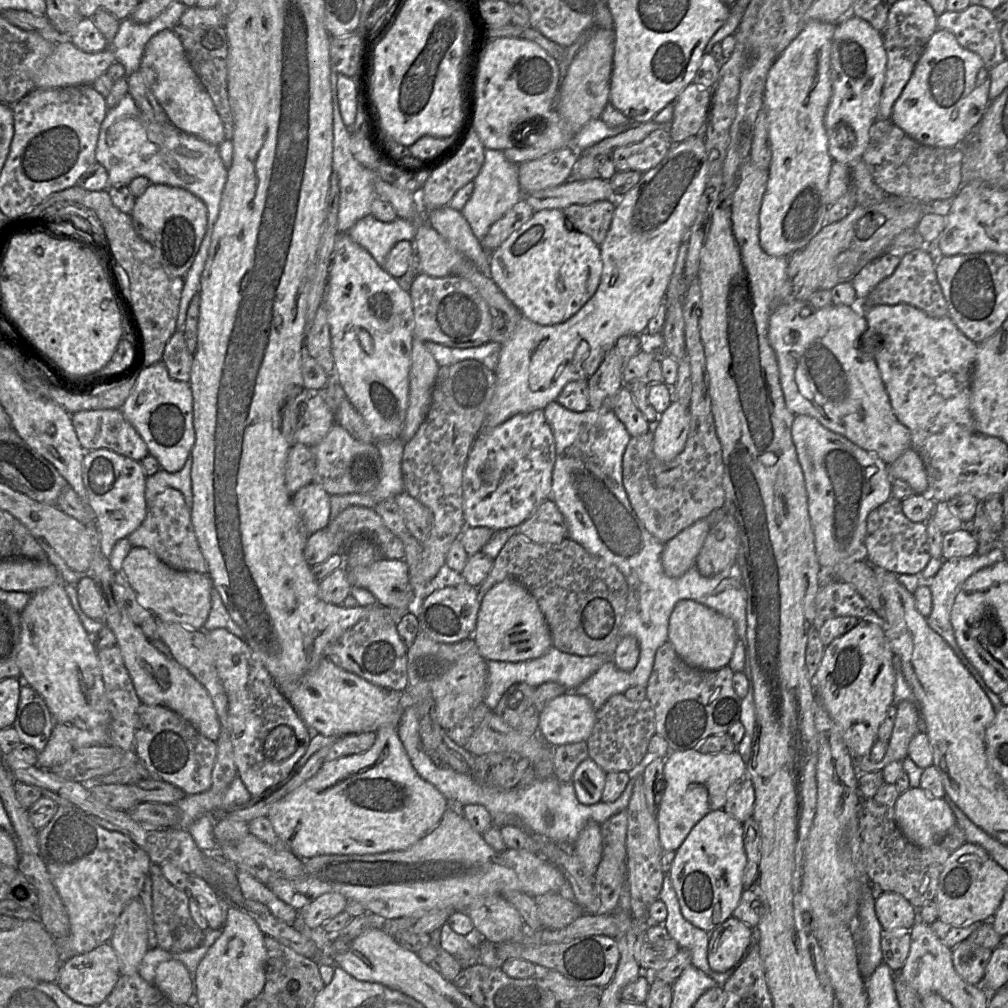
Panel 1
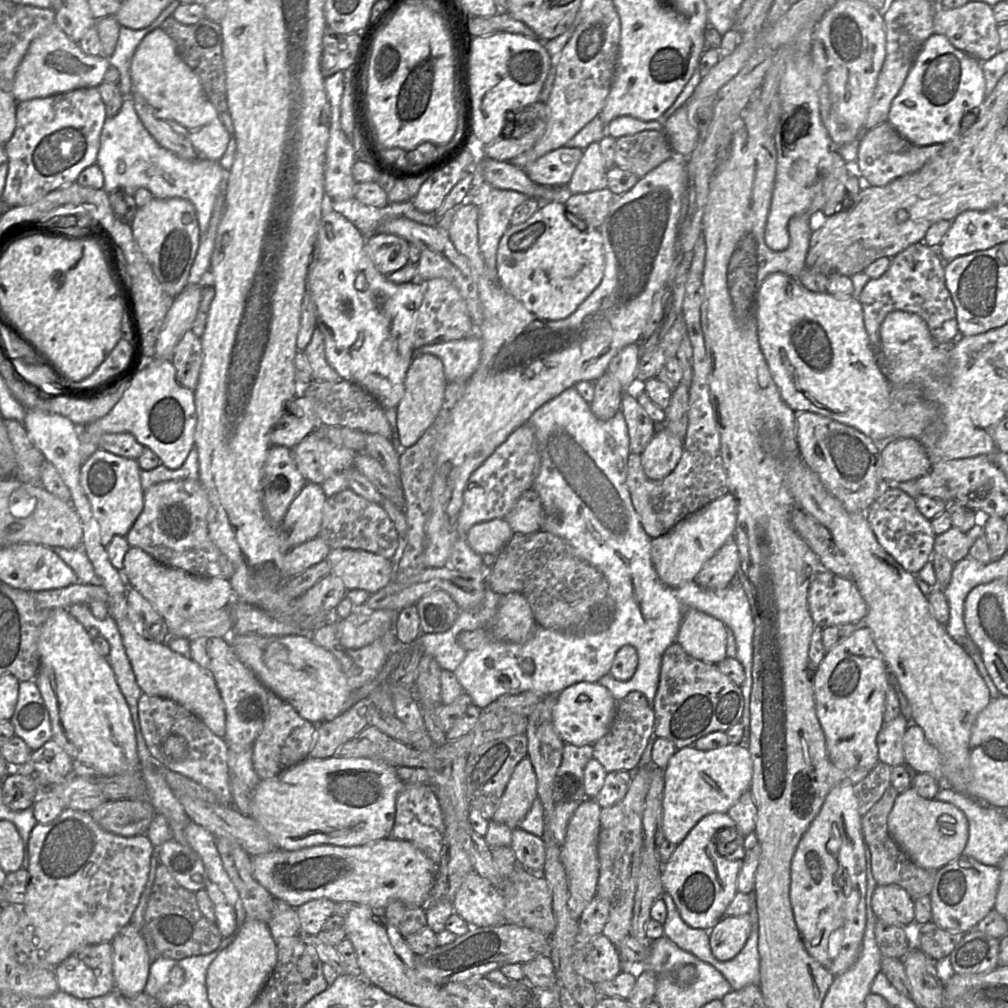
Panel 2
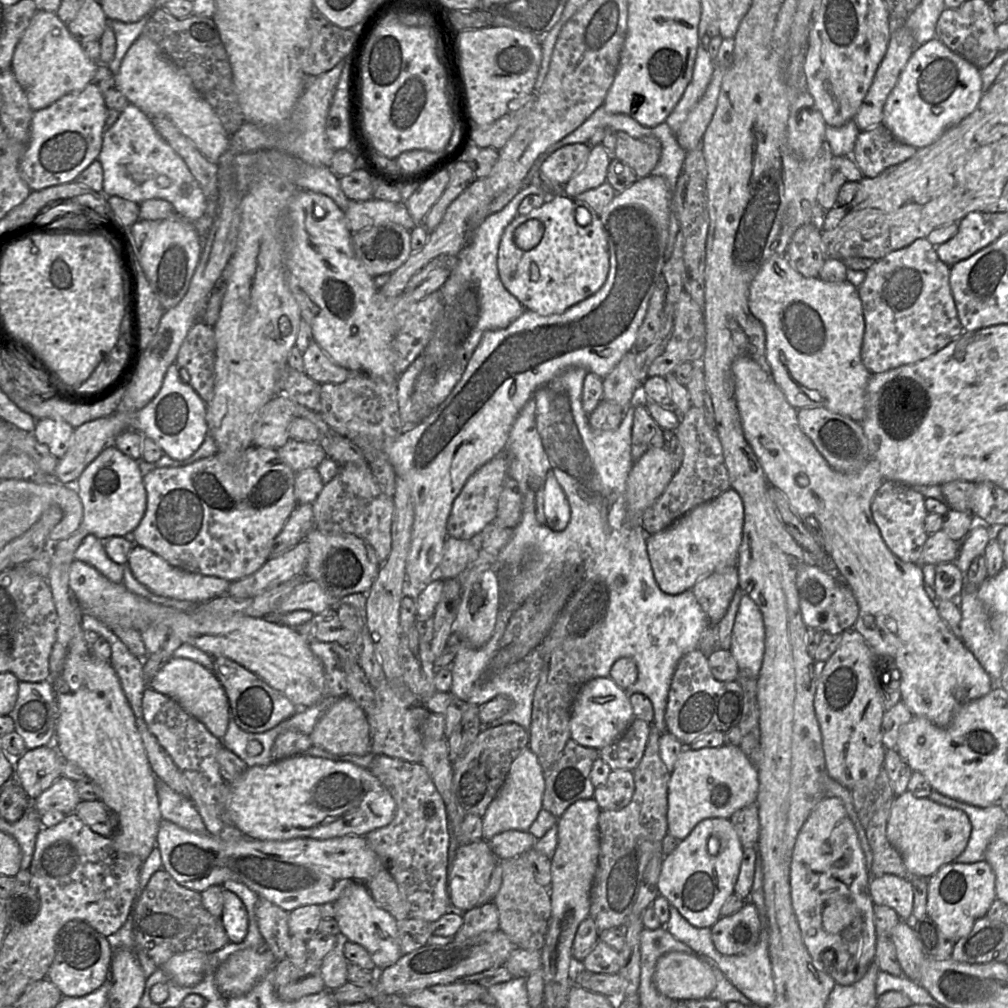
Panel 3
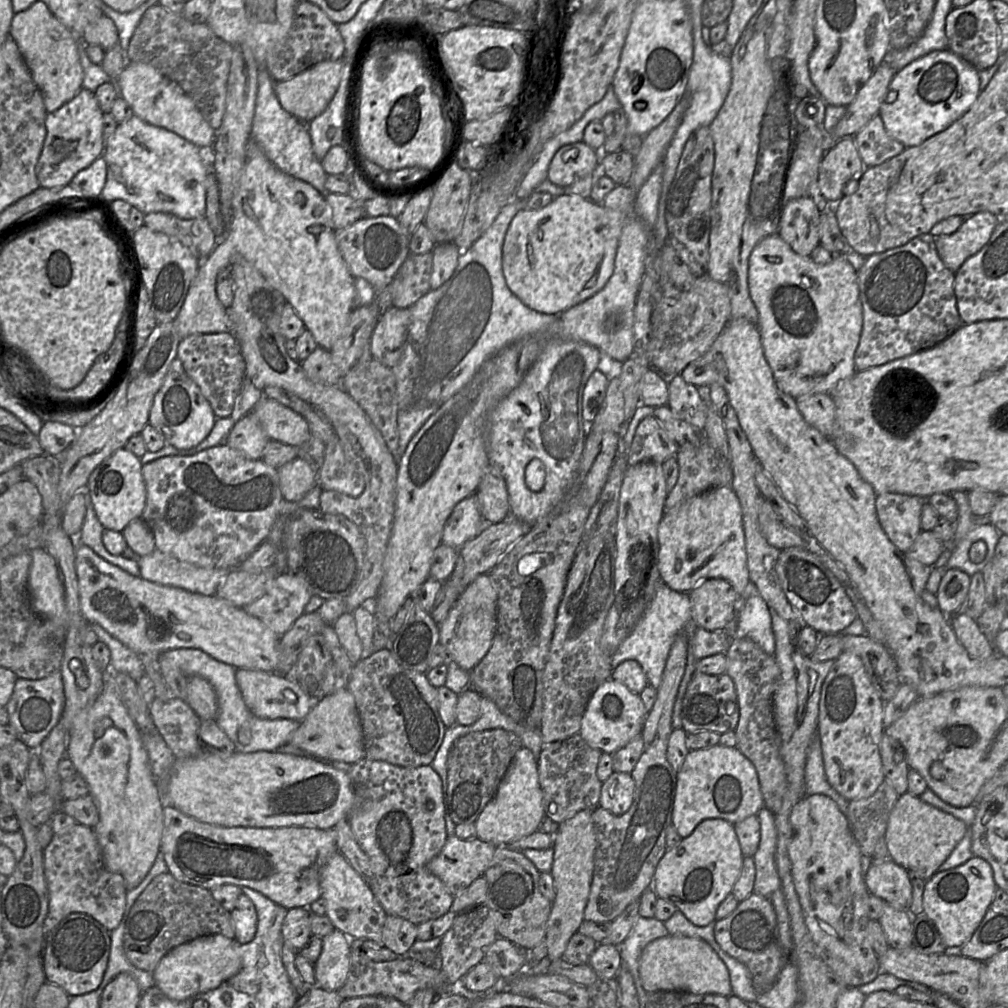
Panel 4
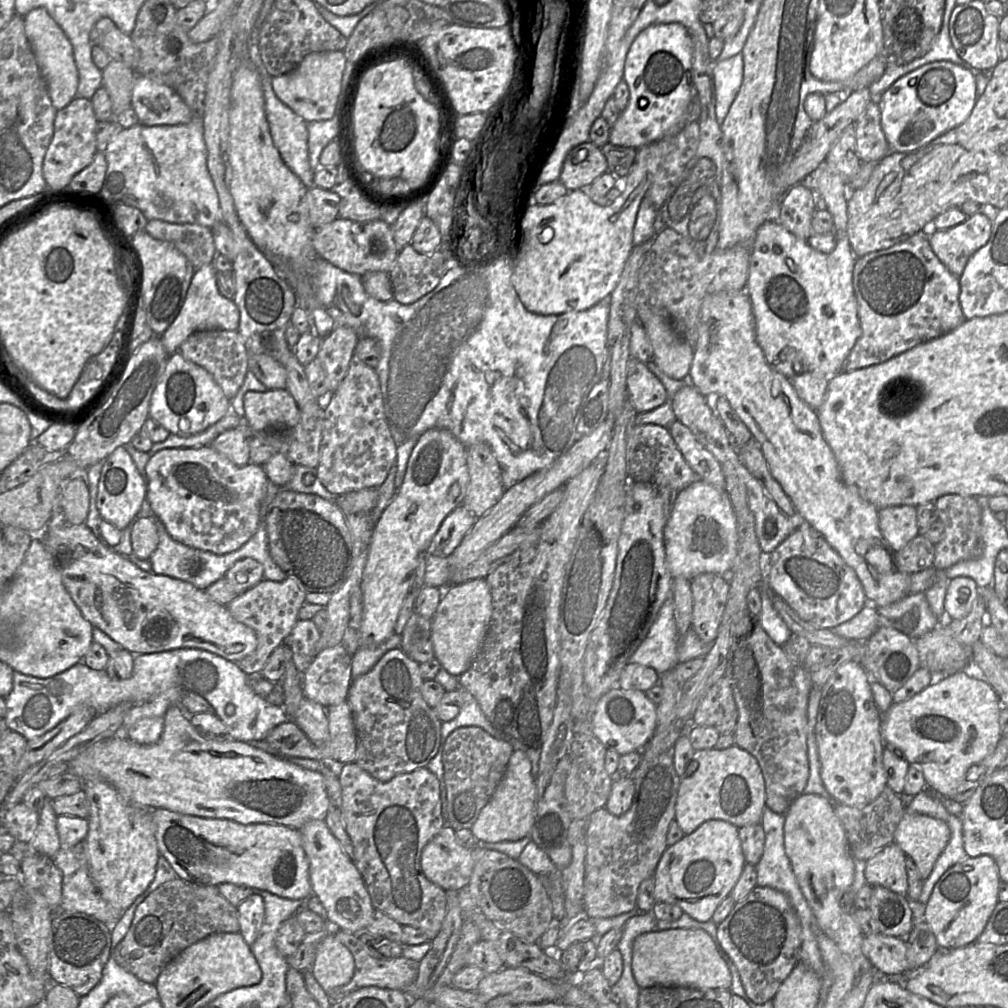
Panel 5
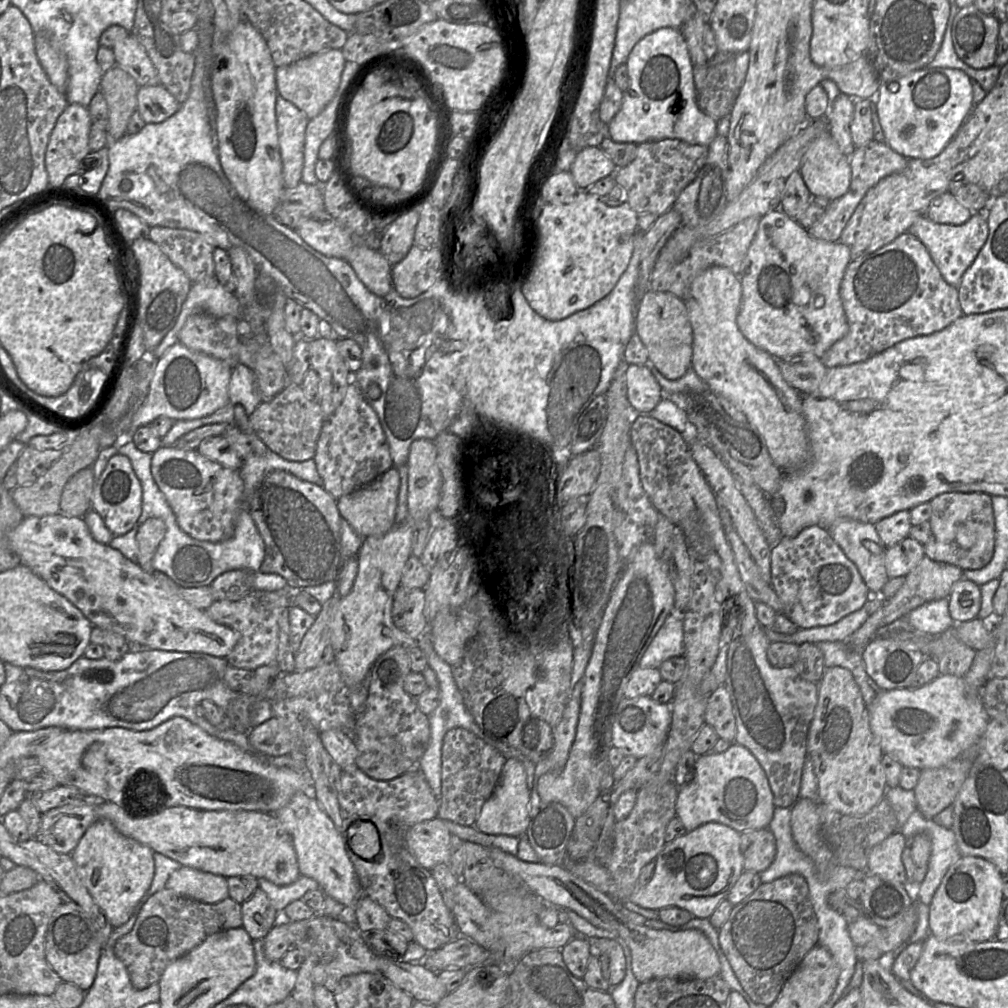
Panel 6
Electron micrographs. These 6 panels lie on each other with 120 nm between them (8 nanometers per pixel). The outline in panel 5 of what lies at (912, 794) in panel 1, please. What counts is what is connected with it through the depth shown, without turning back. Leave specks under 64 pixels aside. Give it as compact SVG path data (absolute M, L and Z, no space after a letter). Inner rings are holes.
M906 810L894 832L894 842L913 859L923 881L931 874L950 837L950 828L943 820Z

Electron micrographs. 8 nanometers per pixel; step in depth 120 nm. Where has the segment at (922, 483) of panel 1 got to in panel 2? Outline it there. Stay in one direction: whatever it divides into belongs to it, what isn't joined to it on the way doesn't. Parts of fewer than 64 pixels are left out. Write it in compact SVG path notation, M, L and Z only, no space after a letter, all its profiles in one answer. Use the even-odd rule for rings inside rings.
M898 438L882 443L881 478L889 485L915 481L930 471L926 449L914 438Z

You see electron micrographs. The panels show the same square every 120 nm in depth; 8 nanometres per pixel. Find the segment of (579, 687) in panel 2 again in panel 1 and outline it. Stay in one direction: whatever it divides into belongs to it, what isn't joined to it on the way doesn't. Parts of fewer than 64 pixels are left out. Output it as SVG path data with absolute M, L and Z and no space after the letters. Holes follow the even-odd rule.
M567 691L552 699L540 711L538 731L553 747L587 741L595 716L596 710L587 697Z

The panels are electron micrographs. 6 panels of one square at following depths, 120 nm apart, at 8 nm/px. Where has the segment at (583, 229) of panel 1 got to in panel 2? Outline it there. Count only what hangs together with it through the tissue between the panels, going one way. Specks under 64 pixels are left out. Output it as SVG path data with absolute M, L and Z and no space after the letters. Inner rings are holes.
M607 187L600 190L572 194L564 203L565 212L571 211L584 219L588 227L598 229L604 222L616 196Z

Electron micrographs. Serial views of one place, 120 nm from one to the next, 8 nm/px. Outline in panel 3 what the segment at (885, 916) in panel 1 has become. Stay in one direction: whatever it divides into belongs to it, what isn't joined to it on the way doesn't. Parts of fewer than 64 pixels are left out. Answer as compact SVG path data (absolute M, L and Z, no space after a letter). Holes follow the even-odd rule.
M891 874L872 877L869 892L874 905L892 908L903 921L911 917L914 892L910 880Z

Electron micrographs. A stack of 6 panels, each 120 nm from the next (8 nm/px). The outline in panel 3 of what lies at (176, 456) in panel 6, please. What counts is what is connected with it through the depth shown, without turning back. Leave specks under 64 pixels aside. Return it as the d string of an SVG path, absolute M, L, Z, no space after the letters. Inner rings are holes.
M251 446L243 452L217 452L216 454L198 460L184 467L162 467L150 471L143 477L147 494L146 511L139 525L131 534L134 545L142 546L156 553L169 564L186 571L199 573L206 576L216 576L229 582L247 577L259 570L270 558L270 550L274 538L281 531L286 520L297 505L294 495L296 472L293 471L273 448Z

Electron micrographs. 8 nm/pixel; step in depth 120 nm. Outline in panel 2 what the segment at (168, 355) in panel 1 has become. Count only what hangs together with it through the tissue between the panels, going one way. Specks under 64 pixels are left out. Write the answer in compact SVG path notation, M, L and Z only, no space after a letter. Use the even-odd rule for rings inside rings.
M188 330L175 346L171 362L176 370L177 381L194 391L202 364L201 339Z

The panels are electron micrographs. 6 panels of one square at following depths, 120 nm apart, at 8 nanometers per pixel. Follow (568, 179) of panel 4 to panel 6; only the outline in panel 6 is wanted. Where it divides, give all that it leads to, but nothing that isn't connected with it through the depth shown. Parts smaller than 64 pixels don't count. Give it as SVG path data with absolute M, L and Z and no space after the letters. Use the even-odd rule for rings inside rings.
M588 145L577 153L570 173L579 189L588 189L599 179L614 175L616 169L599 145Z

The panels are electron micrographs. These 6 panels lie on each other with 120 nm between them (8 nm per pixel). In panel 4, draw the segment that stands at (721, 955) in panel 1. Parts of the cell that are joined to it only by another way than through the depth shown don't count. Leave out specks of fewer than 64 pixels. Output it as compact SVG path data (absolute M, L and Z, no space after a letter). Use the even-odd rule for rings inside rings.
M753 891L744 900L739 901L728 916L714 922L714 938L726 954L746 966L752 986L759 994L772 988L779 972L789 962L792 945L790 925L789 931L779 931L772 903Z

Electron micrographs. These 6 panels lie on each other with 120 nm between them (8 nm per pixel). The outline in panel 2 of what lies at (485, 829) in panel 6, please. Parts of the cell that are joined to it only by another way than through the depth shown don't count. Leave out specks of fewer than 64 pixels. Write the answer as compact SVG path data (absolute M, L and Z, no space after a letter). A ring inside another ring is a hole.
M526 756L516 765L502 795L500 806L490 821L517 827L536 797L537 777L530 758Z

